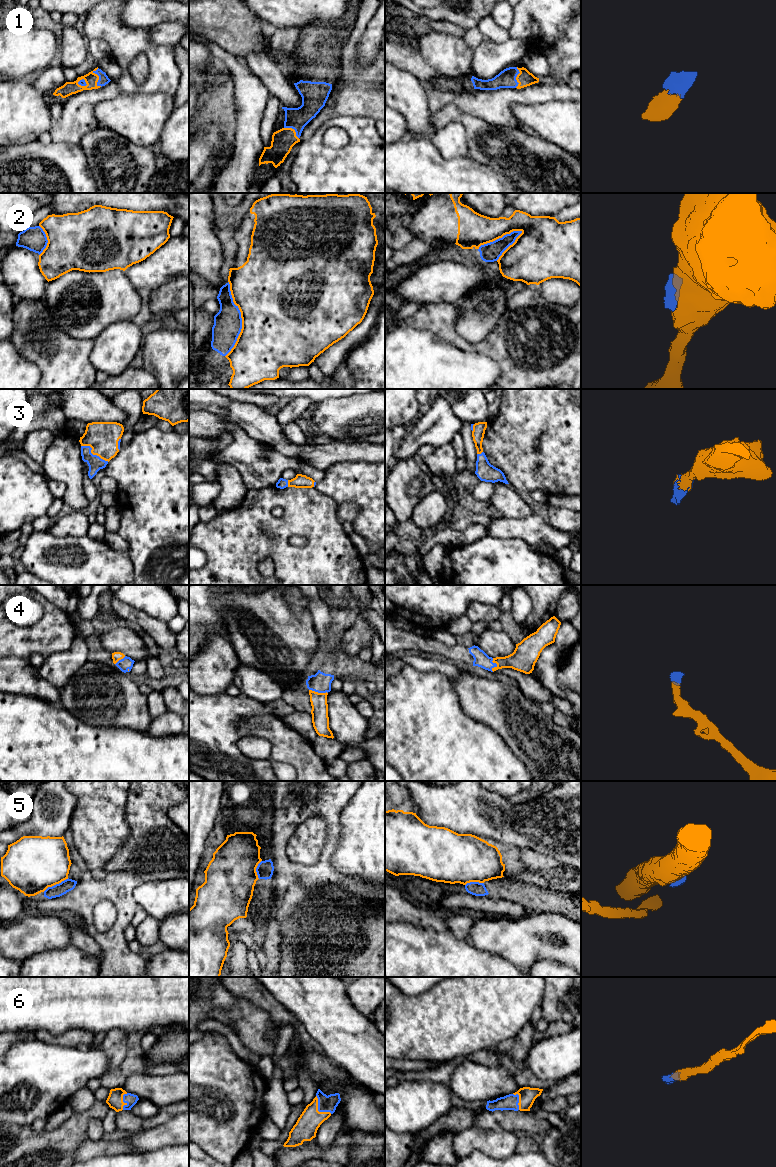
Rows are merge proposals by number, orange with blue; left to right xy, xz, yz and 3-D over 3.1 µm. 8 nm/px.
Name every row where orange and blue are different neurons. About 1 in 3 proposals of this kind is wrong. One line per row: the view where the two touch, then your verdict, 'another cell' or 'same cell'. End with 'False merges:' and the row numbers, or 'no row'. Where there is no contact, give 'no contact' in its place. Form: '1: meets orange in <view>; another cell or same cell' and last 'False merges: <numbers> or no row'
1: meets orange in xy; same cell
2: meets orange in xz; another cell
3: meets orange in xy; same cell
4: meets orange in xz; same cell
5: meets orange in xy; another cell
6: meets orange in xz; same cell
False merges: 2, 5

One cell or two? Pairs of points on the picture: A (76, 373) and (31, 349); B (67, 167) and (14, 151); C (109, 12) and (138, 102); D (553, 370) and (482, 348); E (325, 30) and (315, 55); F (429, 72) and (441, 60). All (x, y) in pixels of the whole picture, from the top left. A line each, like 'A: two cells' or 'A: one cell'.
A: one cell
B: one cell
C: two cells
D: one cell
E: one cell
F: two cells

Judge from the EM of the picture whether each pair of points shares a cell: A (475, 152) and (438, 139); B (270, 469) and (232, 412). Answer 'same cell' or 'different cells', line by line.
A: different cells
B: different cells

